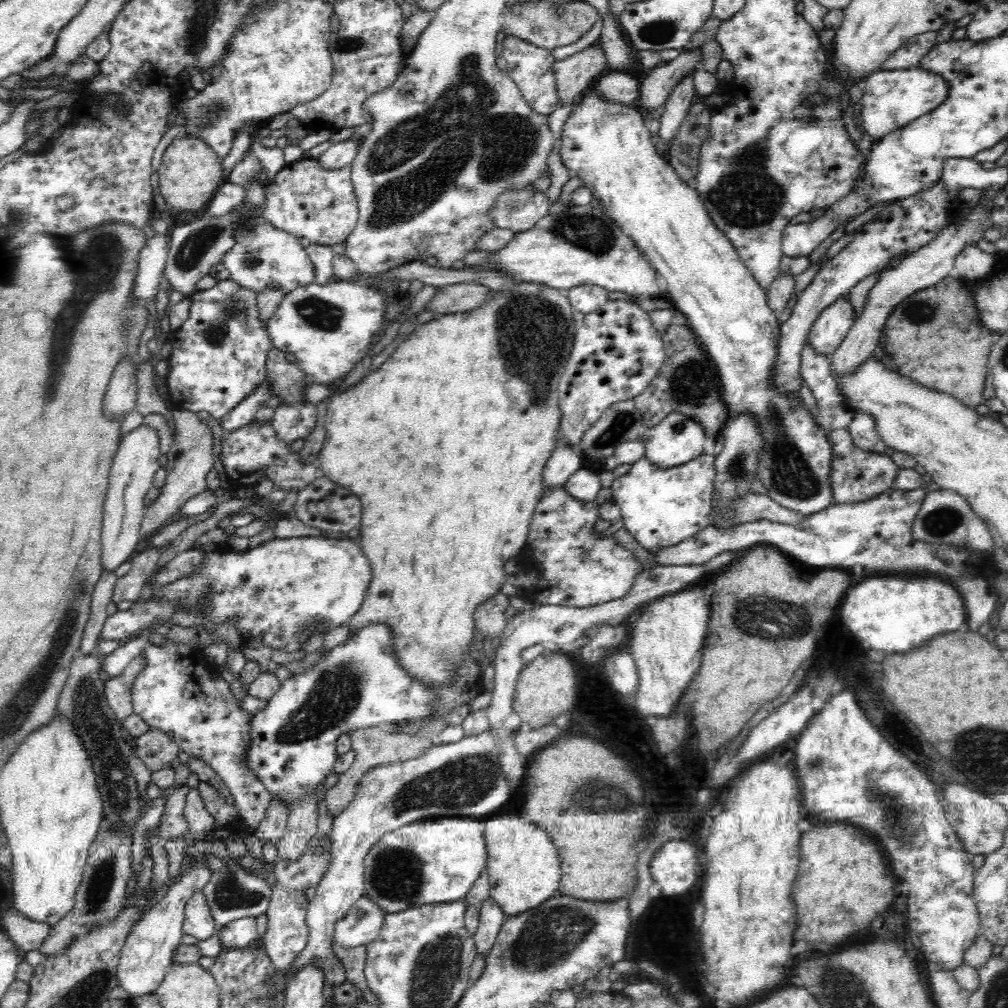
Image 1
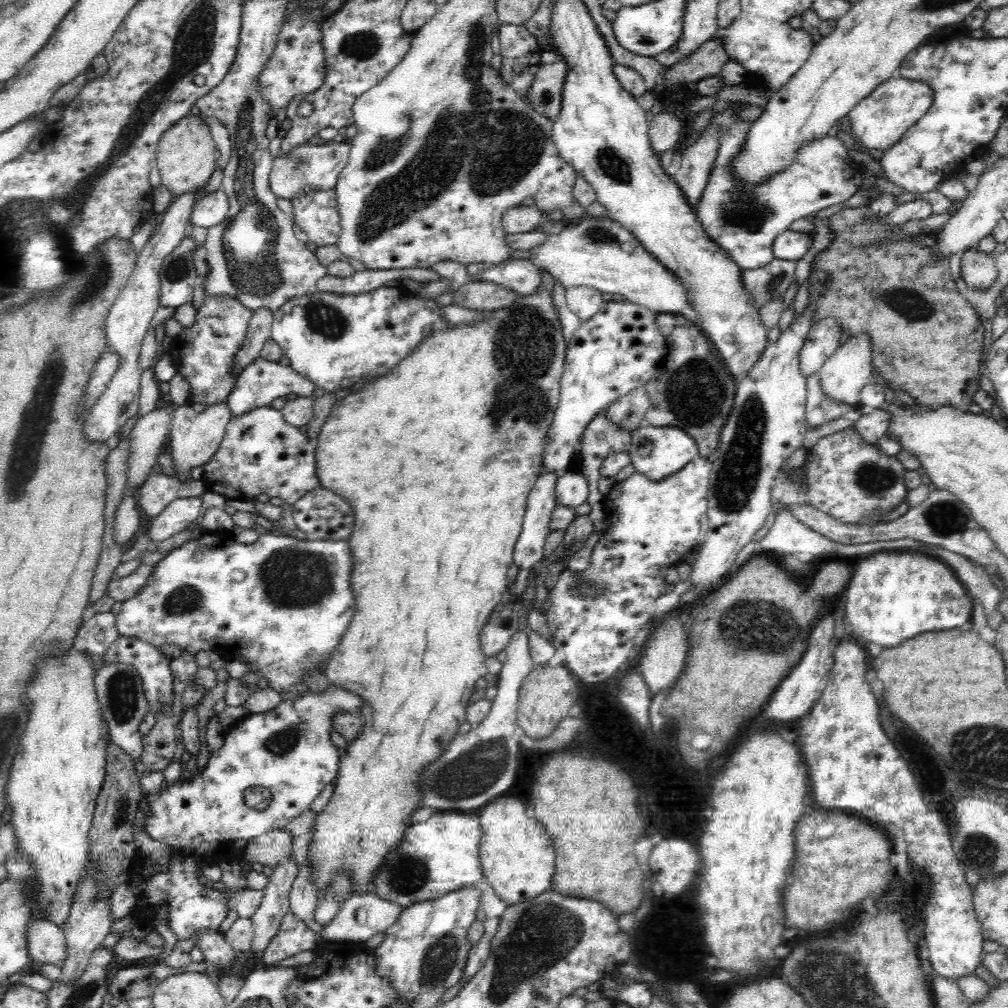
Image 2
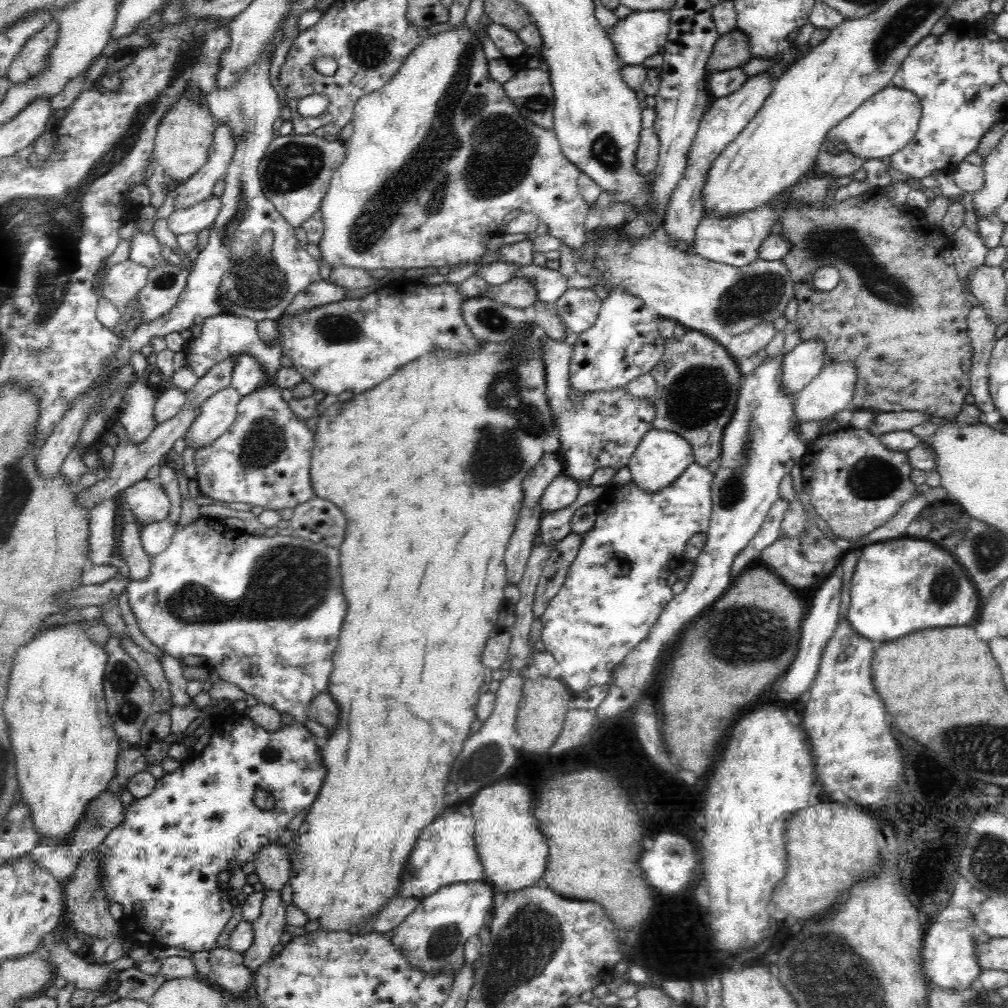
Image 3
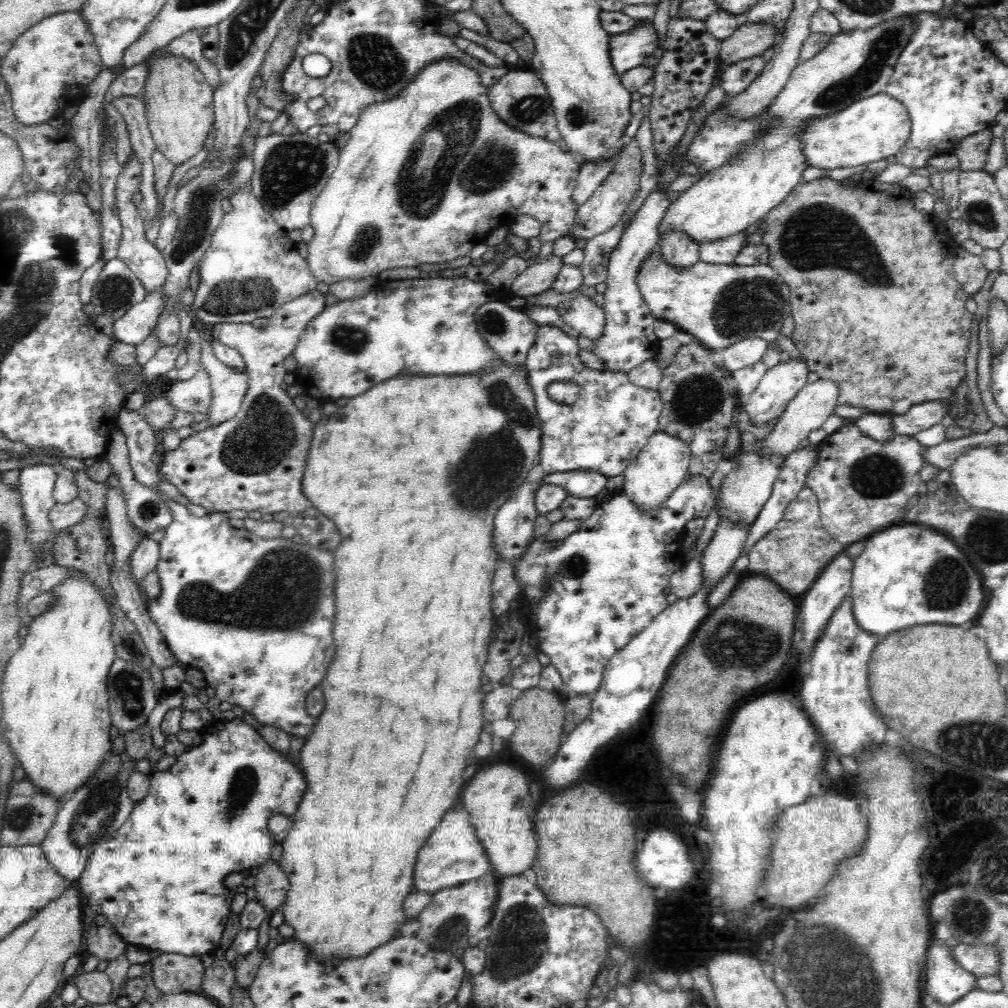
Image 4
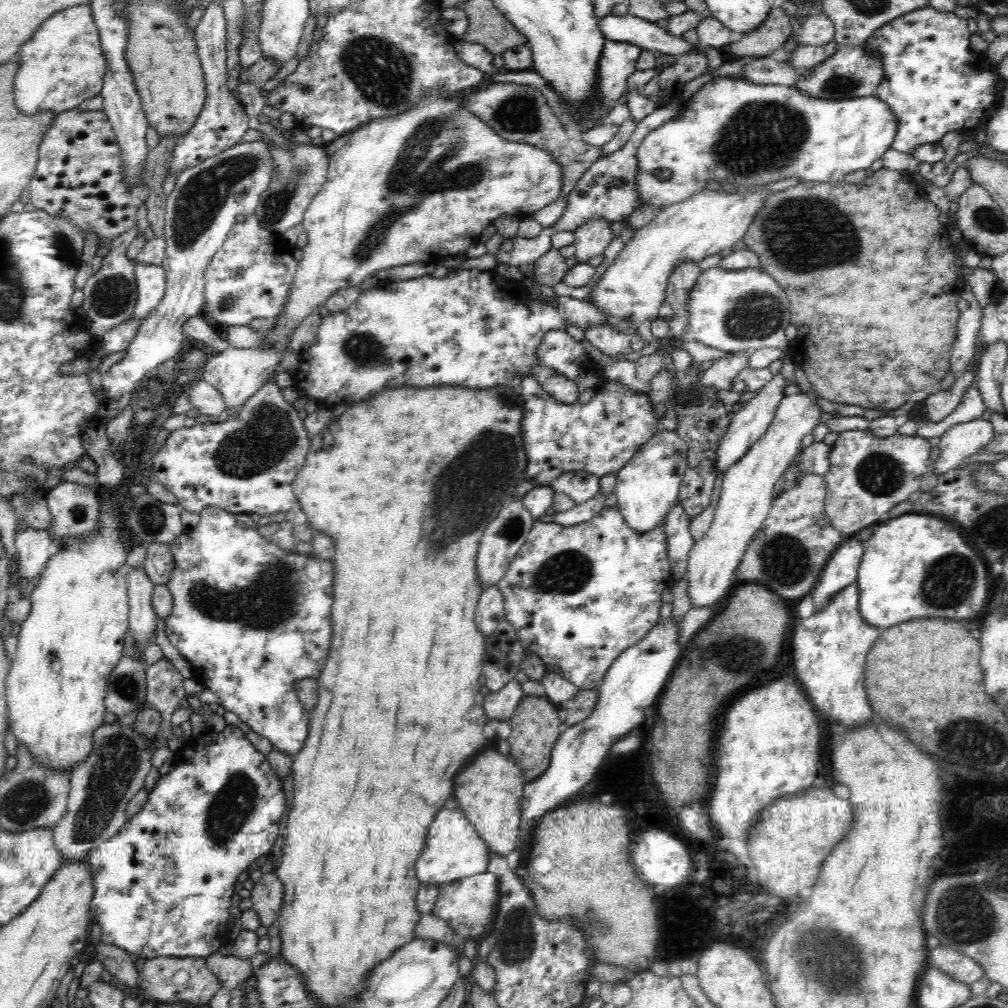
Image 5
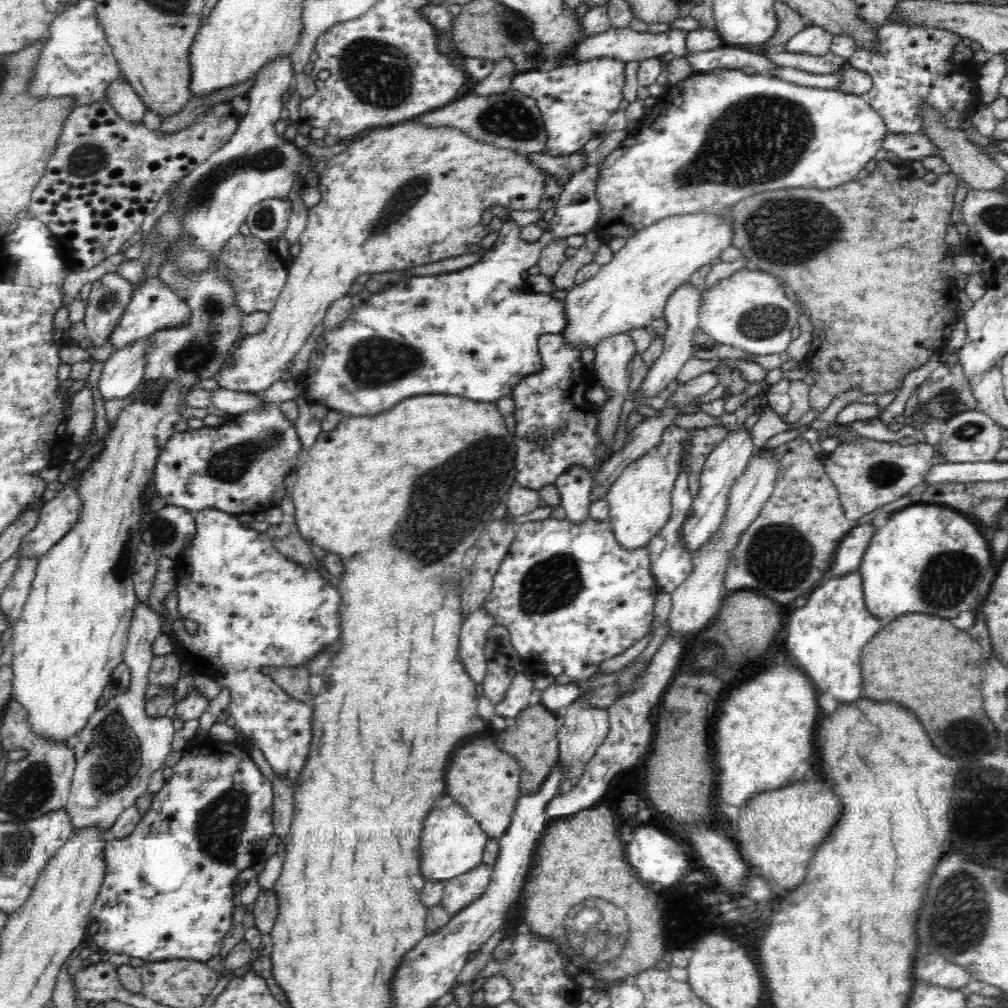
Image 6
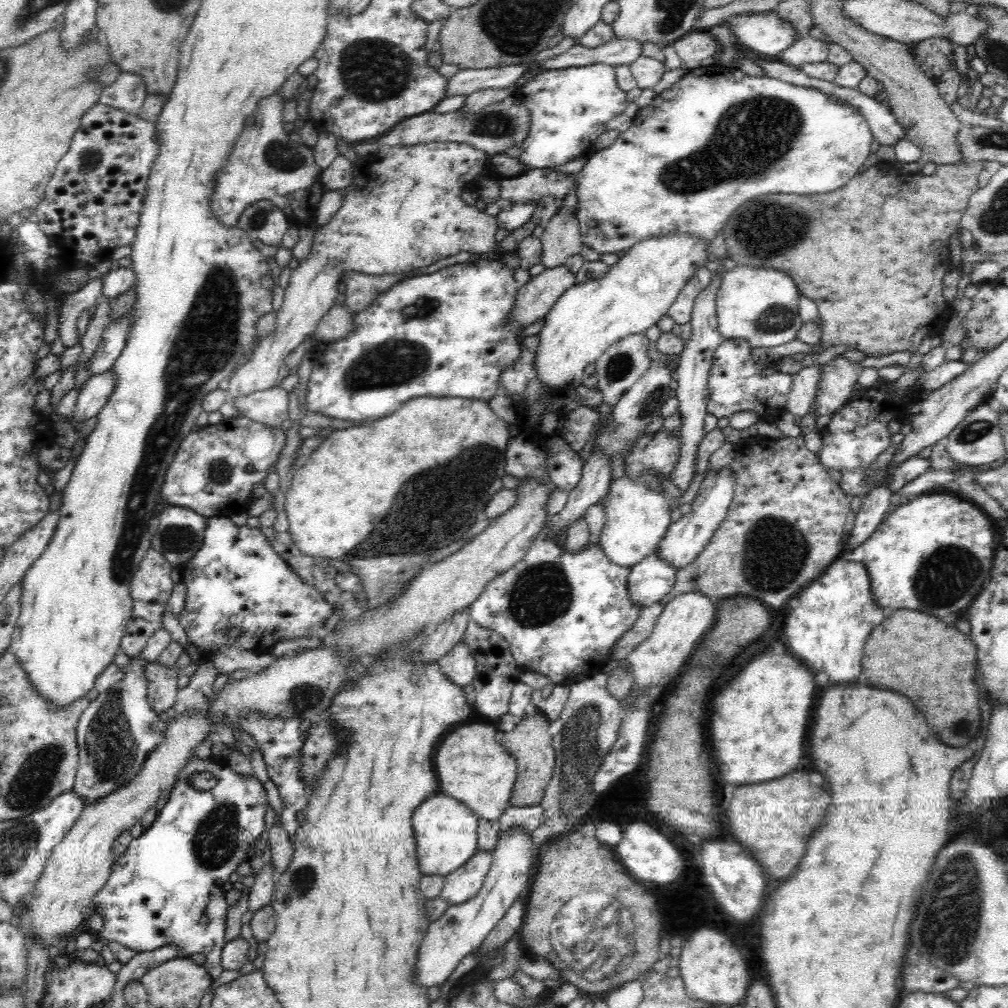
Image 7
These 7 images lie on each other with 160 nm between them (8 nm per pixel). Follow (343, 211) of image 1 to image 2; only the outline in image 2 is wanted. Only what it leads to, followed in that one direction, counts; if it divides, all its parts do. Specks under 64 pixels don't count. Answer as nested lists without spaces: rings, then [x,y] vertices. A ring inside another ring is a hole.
[[[334,189],[299,194],[291,202],[294,207],[294,220],[306,232],[309,245],[336,244],[340,234],[340,217]]]

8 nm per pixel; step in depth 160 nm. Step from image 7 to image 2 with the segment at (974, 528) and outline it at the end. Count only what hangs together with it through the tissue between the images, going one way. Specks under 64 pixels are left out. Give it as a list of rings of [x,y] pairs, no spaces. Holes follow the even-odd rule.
[[[912,549],[877,552],[860,559],[860,564],[852,566],[853,574],[844,590],[844,610],[846,626],[860,642],[874,642],[878,646],[898,646],[904,638],[914,638],[916,634],[930,630],[950,630],[958,626],[969,626],[973,615],[973,599],[965,586],[957,579],[954,571],[938,559],[914,552]]]

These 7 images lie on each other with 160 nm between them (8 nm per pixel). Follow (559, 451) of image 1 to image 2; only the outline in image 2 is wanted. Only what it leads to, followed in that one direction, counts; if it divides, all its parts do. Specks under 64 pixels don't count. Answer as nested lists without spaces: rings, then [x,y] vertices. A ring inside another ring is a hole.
[[[541,473],[526,502],[520,534],[514,542],[513,563],[518,570],[532,569],[543,558],[544,540],[556,506],[556,473]]]

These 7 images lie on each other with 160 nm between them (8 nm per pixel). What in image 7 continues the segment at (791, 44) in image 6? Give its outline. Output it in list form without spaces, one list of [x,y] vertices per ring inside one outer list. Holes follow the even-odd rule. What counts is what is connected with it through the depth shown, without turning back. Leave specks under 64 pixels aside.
[[[810,36],[800,38],[778,55],[778,61],[796,68],[800,68],[803,64],[826,62],[829,46],[824,44],[824,40],[826,39],[814,39]]]

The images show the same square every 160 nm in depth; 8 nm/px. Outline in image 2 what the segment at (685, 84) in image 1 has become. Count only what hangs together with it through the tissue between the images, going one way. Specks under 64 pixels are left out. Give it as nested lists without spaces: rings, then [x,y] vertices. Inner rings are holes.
[[[674,112],[654,115],[648,124],[648,139],[658,159],[678,142],[680,132],[682,132],[682,122],[674,115]]]

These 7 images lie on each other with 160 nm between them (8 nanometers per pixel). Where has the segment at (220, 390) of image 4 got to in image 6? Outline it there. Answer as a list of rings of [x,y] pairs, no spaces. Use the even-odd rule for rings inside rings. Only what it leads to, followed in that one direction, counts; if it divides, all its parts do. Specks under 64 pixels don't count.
[[[412,119],[370,131],[354,140],[347,146],[346,150],[340,154],[327,159],[326,168],[319,174],[318,187],[322,193],[320,202],[313,207],[309,207],[307,216],[307,227],[299,238],[300,250],[298,256],[292,263],[288,274],[286,284],[275,302],[275,307],[269,312],[269,321],[266,328],[258,334],[244,337],[231,352],[229,361],[225,364],[220,374],[216,375],[218,384],[222,389],[234,392],[248,392],[250,394],[259,393],[268,390],[275,382],[282,378],[282,372],[288,369],[288,362],[293,360],[296,352],[303,348],[304,343],[311,332],[323,322],[323,318],[330,308],[331,303],[342,298],[350,290],[353,280],[360,274],[378,274],[394,270],[404,270],[422,266],[445,258],[454,258],[462,256],[468,252],[468,246],[472,244],[480,245],[485,236],[488,236],[490,230],[482,225],[482,214],[486,208],[492,204],[500,204],[510,211],[531,211],[540,204],[542,196],[542,173],[538,166],[531,163],[525,154],[515,153],[512,150],[498,149],[492,145],[478,142],[470,137],[466,137],[462,131],[450,127],[426,127],[414,123]]]

